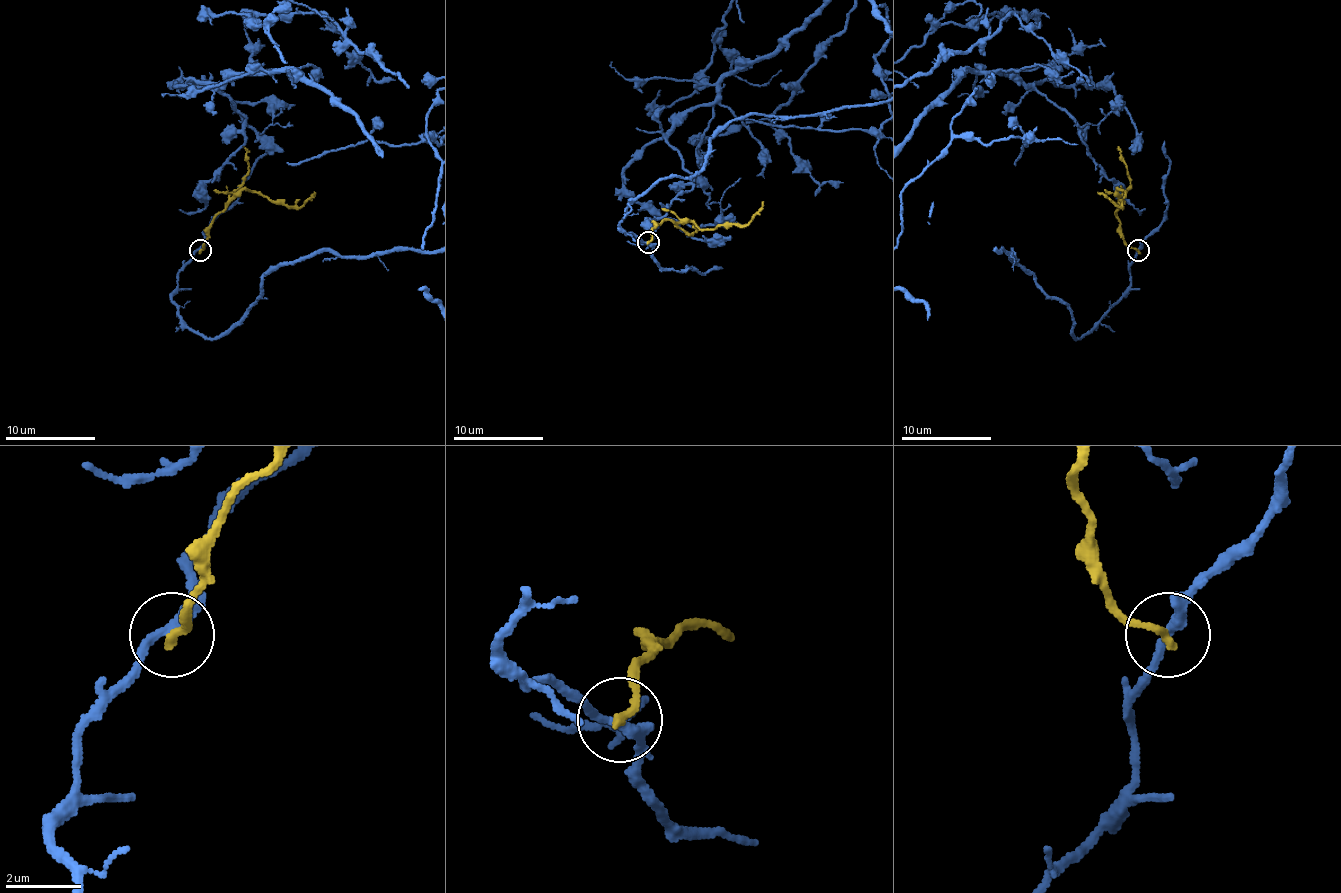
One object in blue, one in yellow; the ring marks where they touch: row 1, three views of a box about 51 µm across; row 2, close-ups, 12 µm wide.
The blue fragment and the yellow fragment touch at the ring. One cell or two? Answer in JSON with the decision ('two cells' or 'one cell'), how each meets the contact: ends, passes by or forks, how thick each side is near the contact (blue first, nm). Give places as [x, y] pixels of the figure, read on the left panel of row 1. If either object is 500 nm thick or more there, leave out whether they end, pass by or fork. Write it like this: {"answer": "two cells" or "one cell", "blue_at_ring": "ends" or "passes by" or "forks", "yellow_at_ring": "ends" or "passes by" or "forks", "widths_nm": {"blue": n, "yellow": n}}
{"answer": "two cells", "blue_at_ring": "passes by", "yellow_at_ring": "ends", "widths_nm": {"blue": 260, "yellow": 200}}

